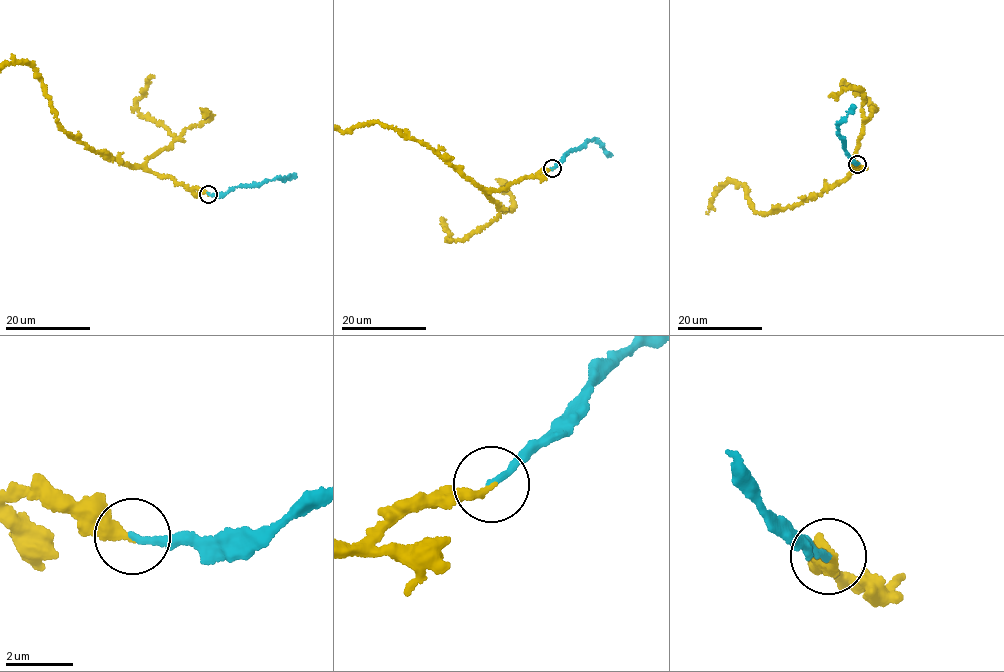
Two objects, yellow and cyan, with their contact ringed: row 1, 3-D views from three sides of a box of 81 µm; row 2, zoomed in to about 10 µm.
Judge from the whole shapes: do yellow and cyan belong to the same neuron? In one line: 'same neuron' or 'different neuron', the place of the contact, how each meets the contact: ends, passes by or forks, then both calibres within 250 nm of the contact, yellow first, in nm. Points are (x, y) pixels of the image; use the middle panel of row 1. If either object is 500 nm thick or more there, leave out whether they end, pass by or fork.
different neuron; at (552, 168); yellow ends there; cyan ends there; 300 nm thick on the yellow side, 200 nm on the other

